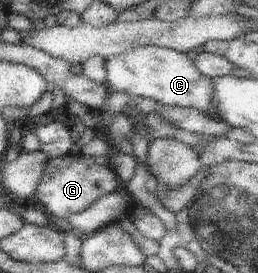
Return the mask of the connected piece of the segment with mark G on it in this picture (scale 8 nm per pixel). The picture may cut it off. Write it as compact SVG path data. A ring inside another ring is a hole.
M68 153L62 157L51 158L46 164L42 179L37 185L34 196L38 203L44 205L44 209L46 209L45 213L50 218L53 216L54 218L58 217L58 219L67 219L68 216L80 213L89 208L90 205L96 203L97 200L100 200L107 193L114 192L116 188L122 188L122 185L123 181L118 179L118 175L116 175L110 163L103 165L102 161L93 161L90 157L76 158Z

